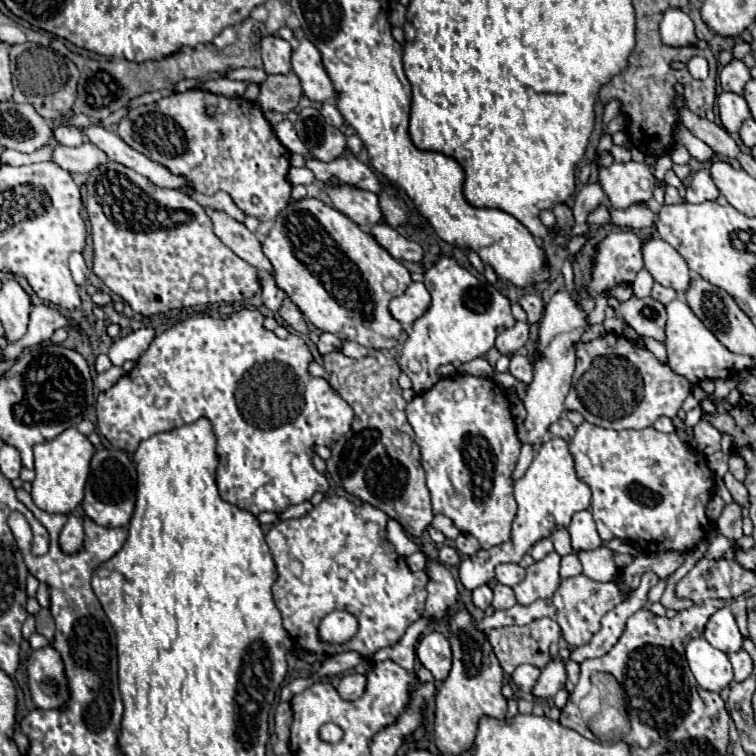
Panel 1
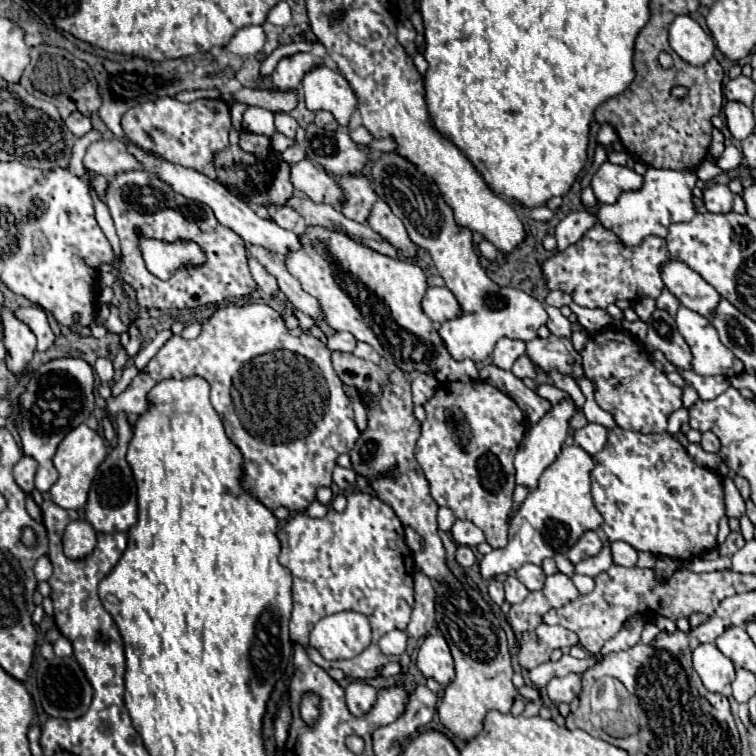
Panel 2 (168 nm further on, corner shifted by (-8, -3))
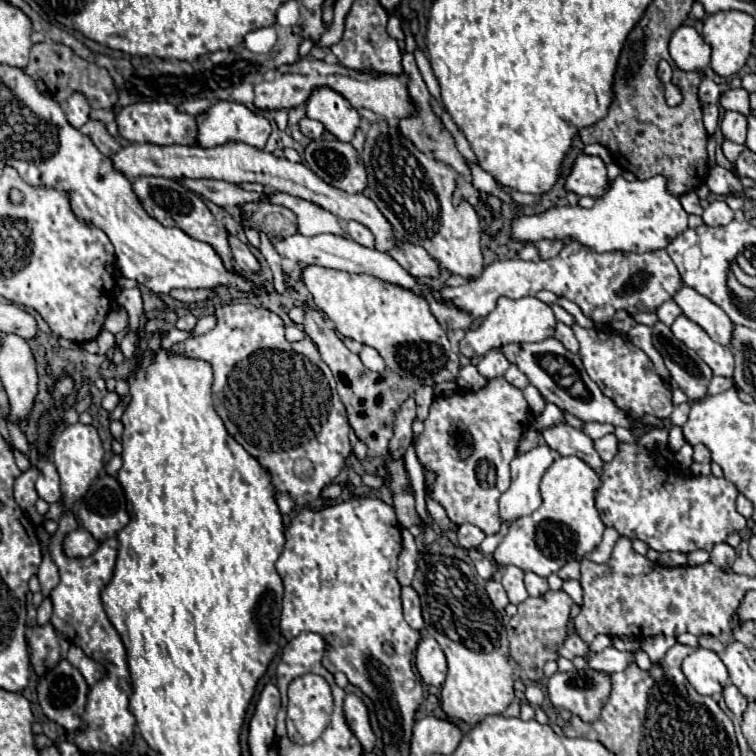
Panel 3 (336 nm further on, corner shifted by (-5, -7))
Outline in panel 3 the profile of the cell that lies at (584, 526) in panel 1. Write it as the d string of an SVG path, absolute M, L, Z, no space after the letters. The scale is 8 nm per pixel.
M570 561L570 563L566 563L566 565L558 571L558 575L560 575L562 579L580 579L580 561Z

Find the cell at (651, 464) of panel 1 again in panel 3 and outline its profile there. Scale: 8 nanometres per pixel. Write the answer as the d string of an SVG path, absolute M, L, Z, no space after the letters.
M618 443L618 451L610 463L602 465L600 475L600 487L596 489L596 509L600 513L600 519L606 527L612 527L618 531L620 537L628 537L630 541L640 539L650 549L658 553L666 551L680 551L690 553L696 549L710 551L716 543L726 541L728 533L742 531L746 527L744 517L736 511L736 495L738 489L726 481L718 479L714 475L686 475L676 469L664 469L660 467L652 451L640 443Z

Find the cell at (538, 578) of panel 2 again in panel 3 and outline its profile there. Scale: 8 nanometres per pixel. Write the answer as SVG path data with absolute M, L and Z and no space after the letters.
M524 573L524 583L526 583L526 591L530 597L540 597L542 593L548 591L548 583L544 577L536 575L536 573Z

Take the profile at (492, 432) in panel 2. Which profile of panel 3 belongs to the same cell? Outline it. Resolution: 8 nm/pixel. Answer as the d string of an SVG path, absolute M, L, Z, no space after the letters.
M504 377L490 379L488 385L482 387L480 391L458 389L454 395L434 397L430 413L424 421L424 433L416 437L414 449L420 465L426 471L436 473L434 481L428 485L428 497L438 501L456 525L472 523L480 527L486 535L496 535L500 531L498 499L510 485L510 461L518 451L524 427L528 427L528 417L530 407L522 391L510 385Z

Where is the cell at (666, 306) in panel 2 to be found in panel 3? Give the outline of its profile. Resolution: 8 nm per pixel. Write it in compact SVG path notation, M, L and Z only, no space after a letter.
M570 241L558 253L558 257L548 261L494 261L484 267L484 273L478 277L478 281L470 281L462 287L440 289L440 299L430 299L430 311L442 329L468 329L476 319L486 317L486 313L494 309L500 295L522 299L548 289L558 297L574 301L586 317L600 323L610 323L618 309L624 309L630 315L642 311L654 313L658 309L658 319L666 325L672 325L672 321L682 315L682 309L670 301L680 285L680 273L664 249L646 253L596 253L578 245L578 241Z

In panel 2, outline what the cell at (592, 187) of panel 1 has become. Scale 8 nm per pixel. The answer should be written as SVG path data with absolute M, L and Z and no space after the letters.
M577 211L569 213L565 219L559 221L555 227L555 239L557 239L557 253L565 251L569 245L579 241L585 231L589 231L595 225L595 217L589 211Z

